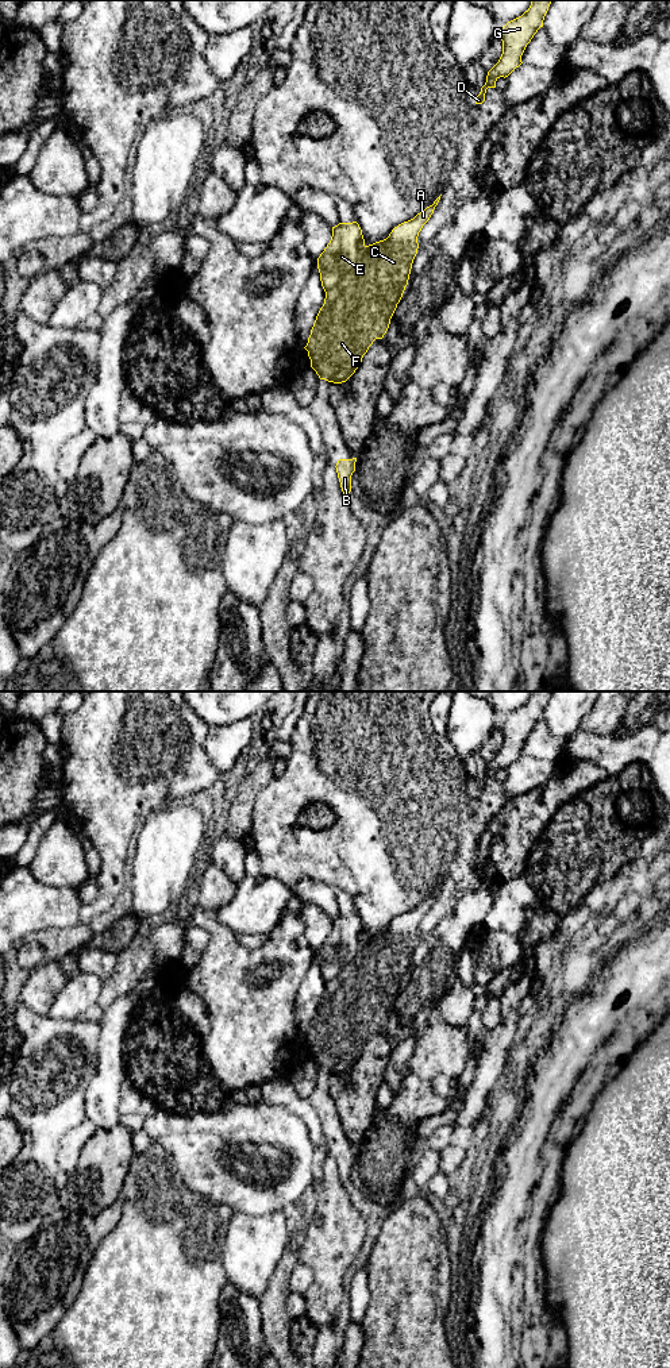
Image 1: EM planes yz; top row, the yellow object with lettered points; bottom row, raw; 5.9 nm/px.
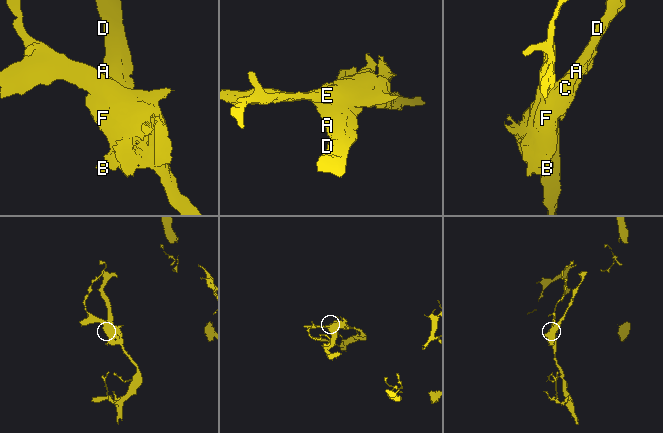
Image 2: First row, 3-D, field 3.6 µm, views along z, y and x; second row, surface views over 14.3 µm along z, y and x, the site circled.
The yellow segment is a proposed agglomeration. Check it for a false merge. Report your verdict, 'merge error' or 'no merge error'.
merge error

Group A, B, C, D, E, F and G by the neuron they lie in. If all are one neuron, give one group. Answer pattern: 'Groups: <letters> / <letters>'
Groups: A C D G / B E F

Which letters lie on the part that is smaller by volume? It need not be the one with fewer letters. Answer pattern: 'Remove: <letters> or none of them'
Remove: A, C, D, G

